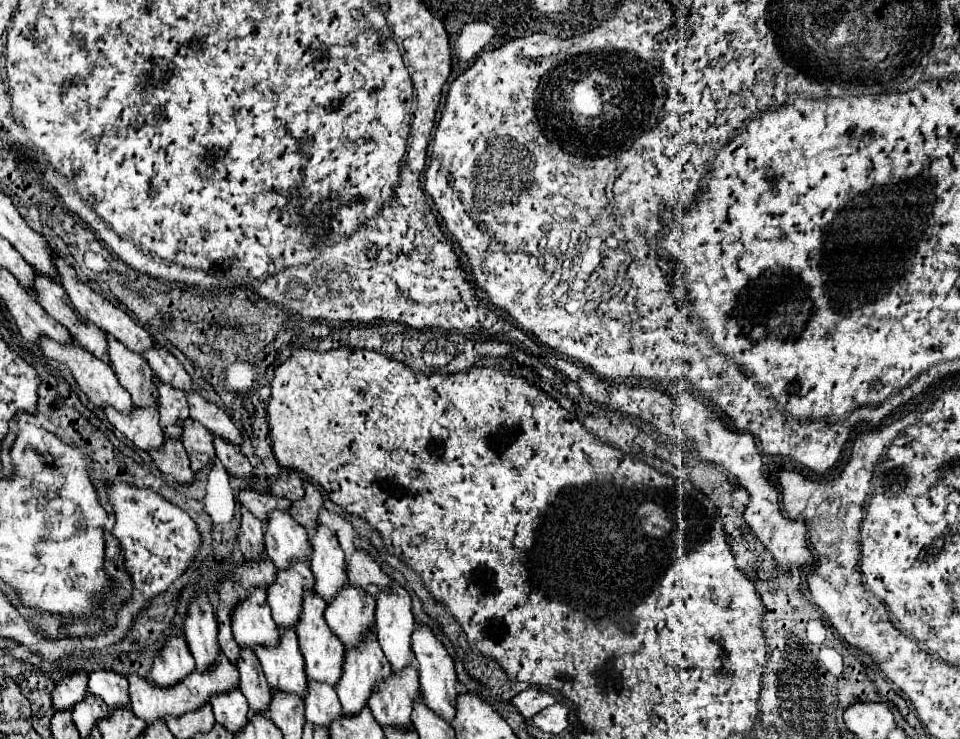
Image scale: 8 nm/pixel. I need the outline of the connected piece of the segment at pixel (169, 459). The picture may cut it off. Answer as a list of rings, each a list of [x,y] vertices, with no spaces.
[[[167,439],[167,445],[161,451],[155,451],[153,455],[155,465],[159,471],[167,477],[171,477],[179,485],[191,485],[195,481],[195,473],[191,471],[189,455],[181,441]]]

